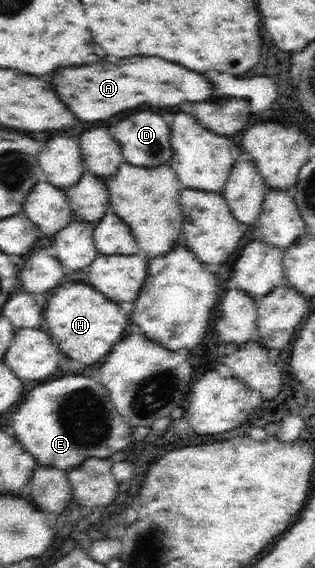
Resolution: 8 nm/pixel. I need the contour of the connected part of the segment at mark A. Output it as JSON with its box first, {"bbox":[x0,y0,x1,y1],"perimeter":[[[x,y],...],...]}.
{"bbox":[51,57,213,121],"perimeter":[[[125,57],[117,63],[75,65],[69,69],[55,69],[51,83],[61,101],[81,121],[109,119],[127,109],[171,107],[181,101],[207,101],[213,97],[213,85],[201,75],[183,65],[159,57]]]}

